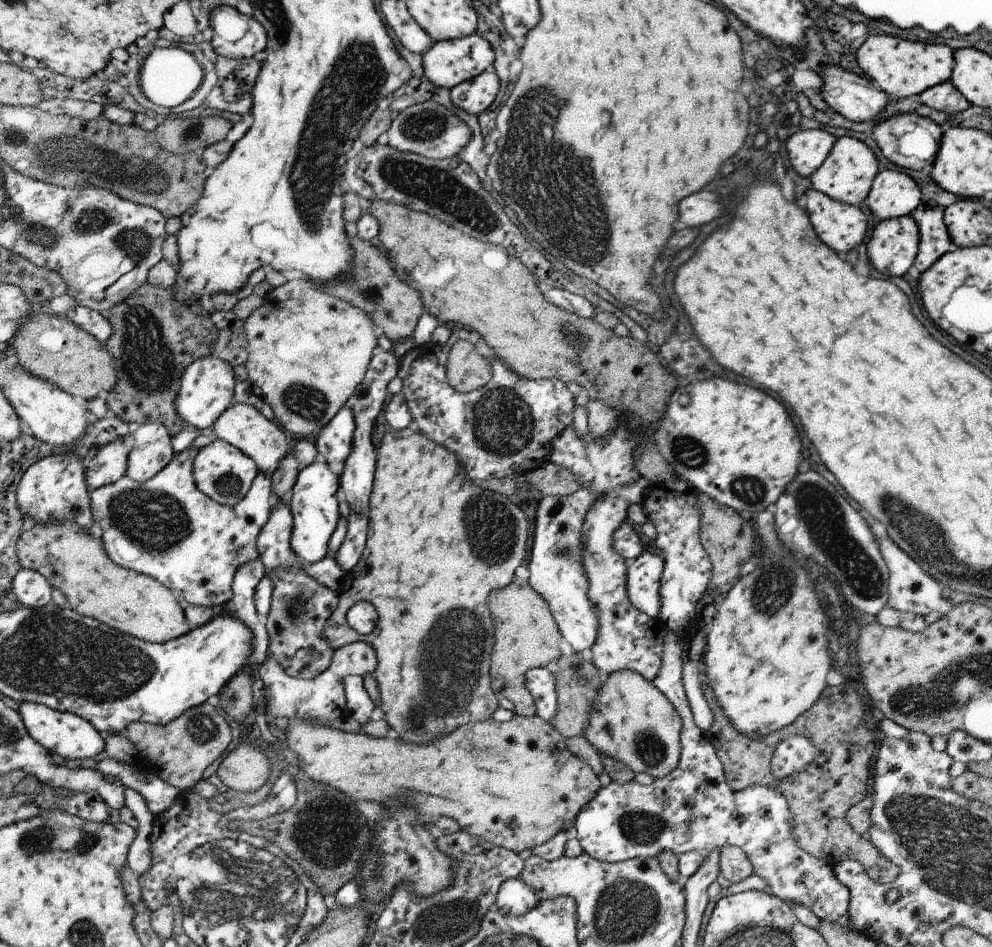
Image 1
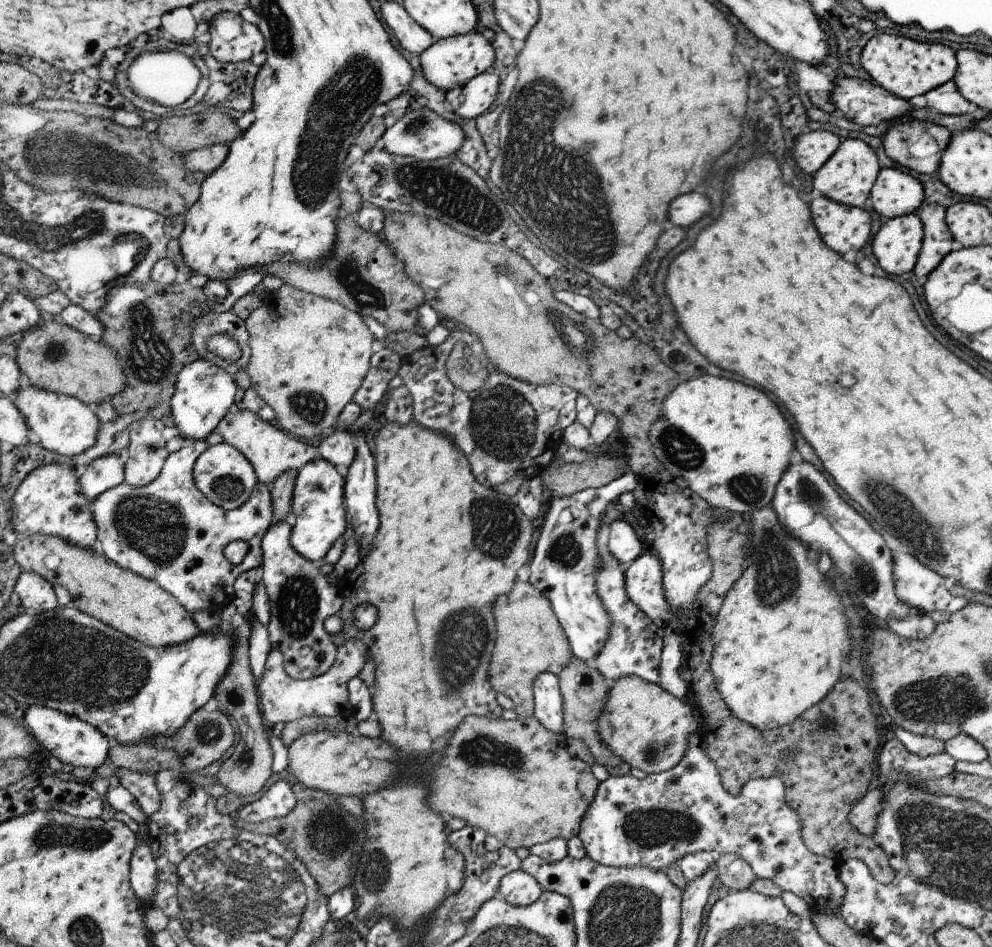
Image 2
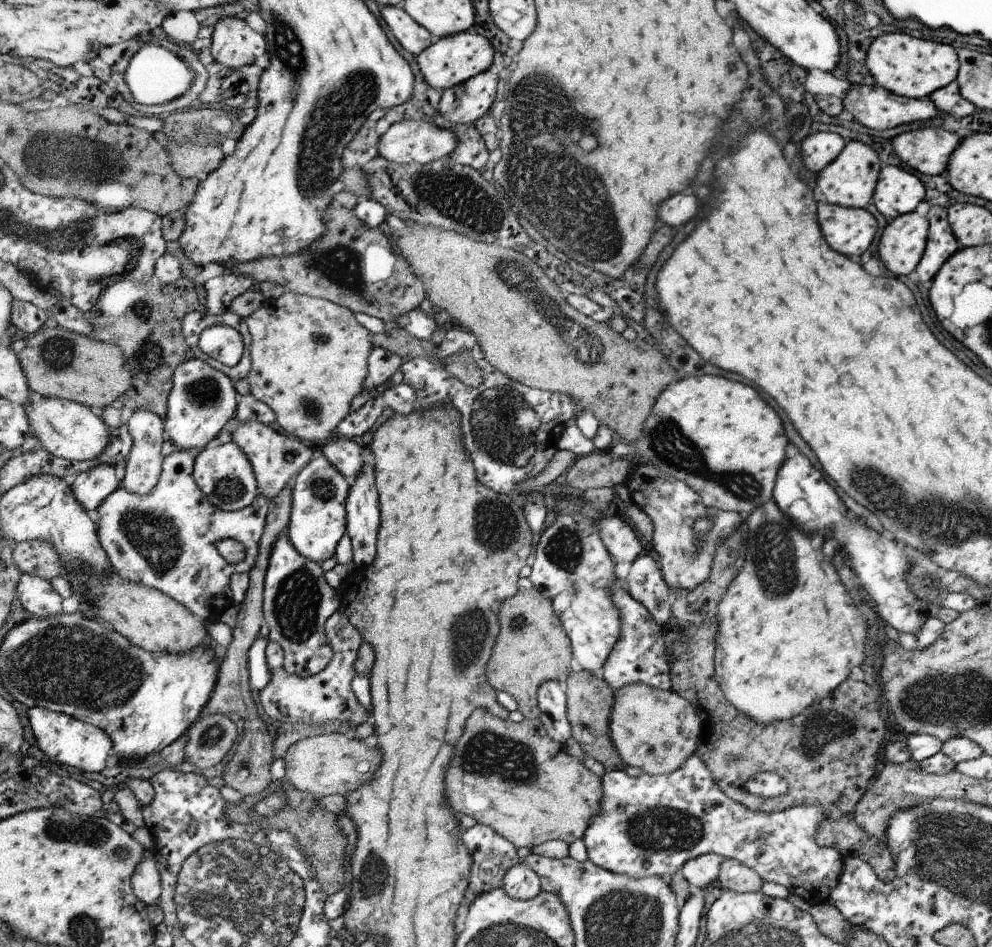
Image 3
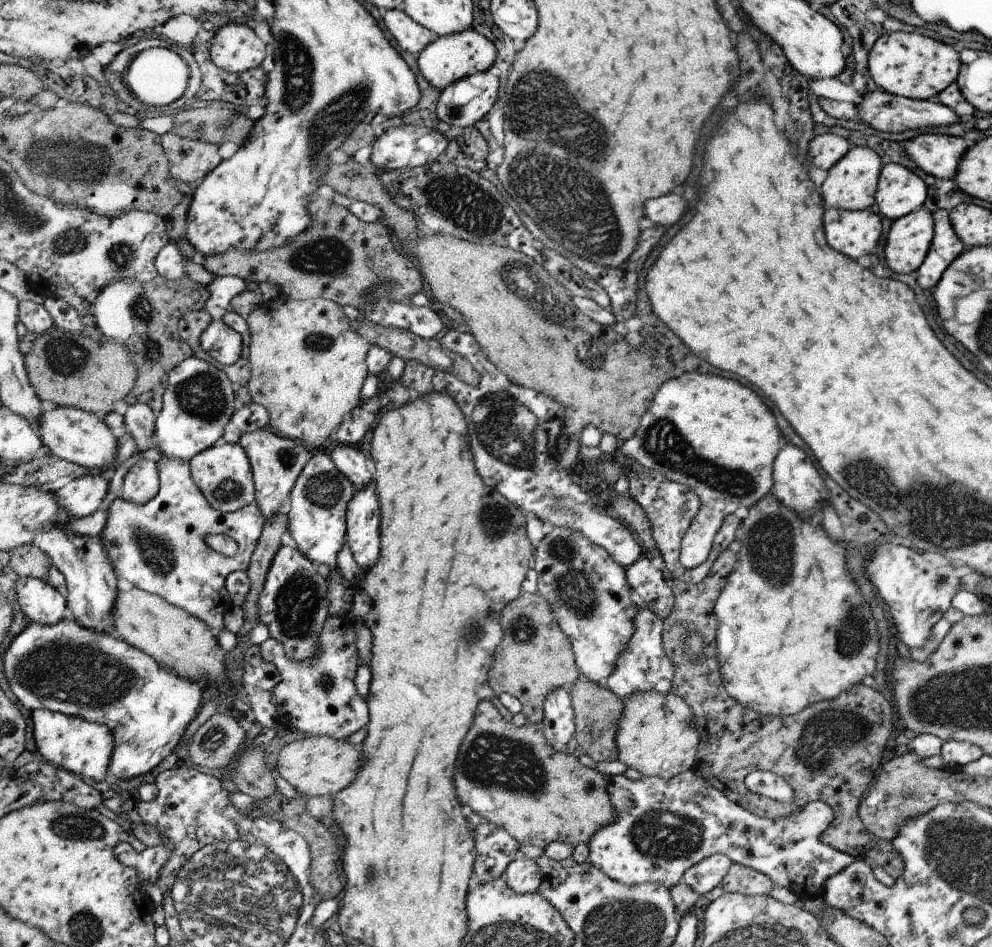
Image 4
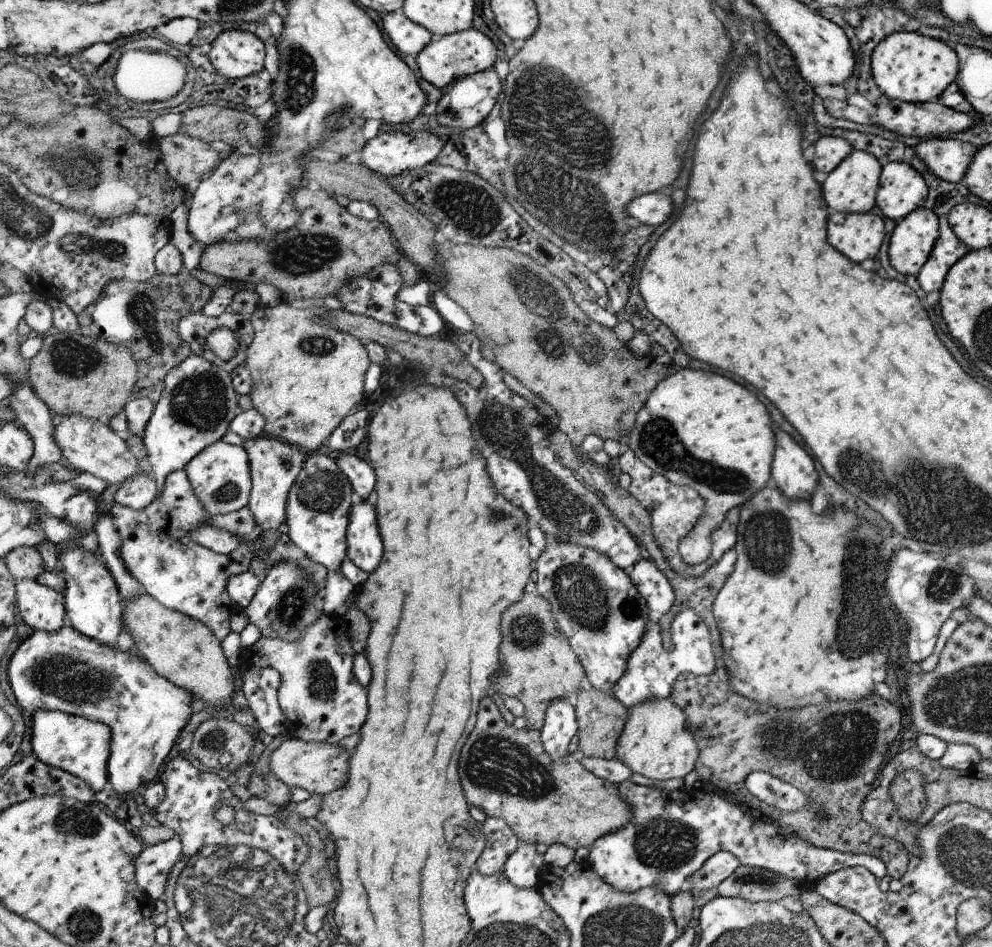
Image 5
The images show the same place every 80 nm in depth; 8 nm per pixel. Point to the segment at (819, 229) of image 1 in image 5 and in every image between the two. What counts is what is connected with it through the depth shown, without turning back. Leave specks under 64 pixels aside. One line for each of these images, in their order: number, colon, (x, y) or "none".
2: (845, 228)
3: (850, 230)
4: (856, 233)
5: (860, 235)

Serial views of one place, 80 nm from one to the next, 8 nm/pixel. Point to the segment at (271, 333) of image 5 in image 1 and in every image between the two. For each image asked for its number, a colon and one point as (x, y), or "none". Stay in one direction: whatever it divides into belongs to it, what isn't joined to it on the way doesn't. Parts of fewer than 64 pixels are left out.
1: (308, 353)
2: (309, 355)
3: (309, 357)
4: (308, 364)

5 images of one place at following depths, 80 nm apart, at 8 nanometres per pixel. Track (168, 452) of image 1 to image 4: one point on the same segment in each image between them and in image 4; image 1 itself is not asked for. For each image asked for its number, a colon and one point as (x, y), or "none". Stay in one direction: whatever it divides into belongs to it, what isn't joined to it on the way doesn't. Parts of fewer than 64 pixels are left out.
2: (147, 447)
3: (144, 465)
4: (140, 485)

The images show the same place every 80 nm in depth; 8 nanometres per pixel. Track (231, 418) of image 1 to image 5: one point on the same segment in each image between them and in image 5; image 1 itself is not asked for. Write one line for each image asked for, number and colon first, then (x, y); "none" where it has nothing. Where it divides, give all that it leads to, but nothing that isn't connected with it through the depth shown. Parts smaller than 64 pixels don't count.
2: (271, 451)
3: (277, 459)
4: (276, 463)
5: (274, 465)

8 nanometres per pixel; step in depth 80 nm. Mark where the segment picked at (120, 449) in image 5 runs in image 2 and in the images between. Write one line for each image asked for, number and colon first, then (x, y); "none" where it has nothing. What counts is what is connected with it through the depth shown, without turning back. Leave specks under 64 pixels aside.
2: (66, 425)
3: (70, 430)
4: (73, 434)

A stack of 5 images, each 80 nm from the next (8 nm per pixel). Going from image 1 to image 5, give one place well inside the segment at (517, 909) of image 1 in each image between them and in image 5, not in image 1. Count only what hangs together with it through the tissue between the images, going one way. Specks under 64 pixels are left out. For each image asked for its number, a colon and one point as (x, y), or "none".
2: (519, 888)
3: (522, 882)
4: (523, 875)
5: (524, 868)

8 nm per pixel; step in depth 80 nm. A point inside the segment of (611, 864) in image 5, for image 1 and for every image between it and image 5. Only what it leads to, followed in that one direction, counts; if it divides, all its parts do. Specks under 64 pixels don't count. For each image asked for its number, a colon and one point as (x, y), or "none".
1: (692, 809)
2: (653, 822)
3: (653, 825)
4: (663, 827)

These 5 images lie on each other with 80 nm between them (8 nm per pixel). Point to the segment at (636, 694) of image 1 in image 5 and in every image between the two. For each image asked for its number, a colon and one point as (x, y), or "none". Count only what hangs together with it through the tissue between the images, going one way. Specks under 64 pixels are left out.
2: (647, 727)
3: (656, 730)
4: (657, 736)
5: (657, 743)

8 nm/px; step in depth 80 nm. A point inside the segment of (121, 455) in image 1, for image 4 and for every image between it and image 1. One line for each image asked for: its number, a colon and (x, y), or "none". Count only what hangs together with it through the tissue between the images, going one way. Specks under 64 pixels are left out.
2: (108, 472)
3: (93, 487)
4: (82, 497)

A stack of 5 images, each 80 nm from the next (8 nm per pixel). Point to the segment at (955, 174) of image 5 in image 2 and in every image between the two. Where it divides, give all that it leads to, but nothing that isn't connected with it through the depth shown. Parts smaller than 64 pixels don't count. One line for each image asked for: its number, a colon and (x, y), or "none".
2: (918, 146)
3: (927, 150)
4: (939, 155)

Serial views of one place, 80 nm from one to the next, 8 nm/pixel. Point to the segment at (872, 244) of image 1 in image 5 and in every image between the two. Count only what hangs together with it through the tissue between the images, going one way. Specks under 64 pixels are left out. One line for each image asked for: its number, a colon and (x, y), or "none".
2: (896, 246)
3: (904, 240)
4: (909, 241)
5: (912, 242)

